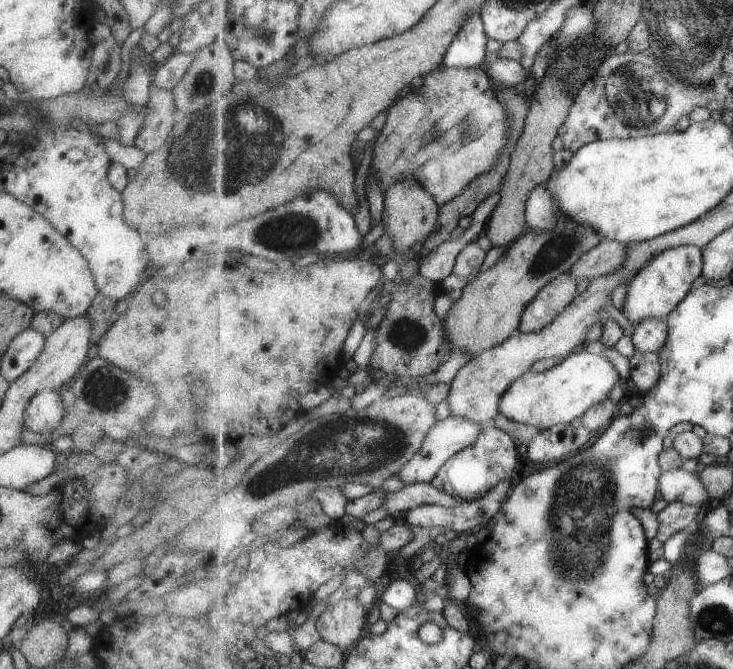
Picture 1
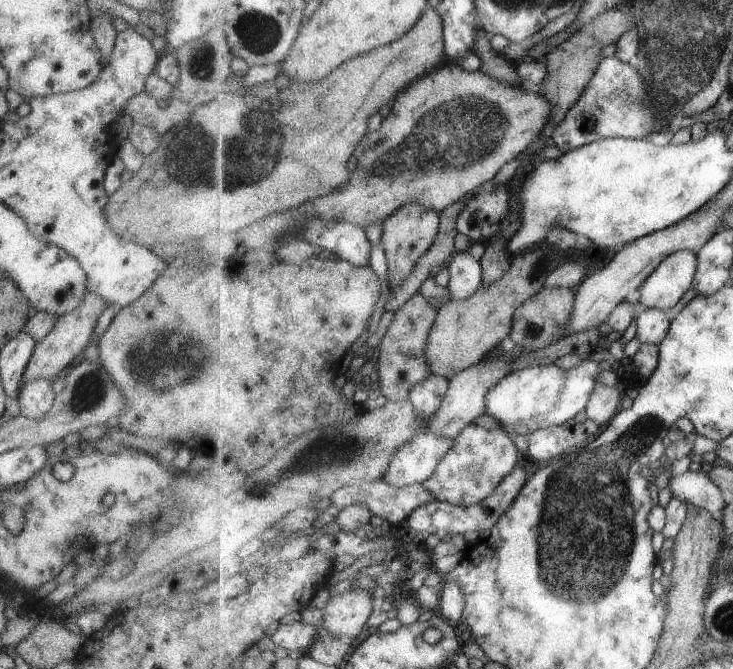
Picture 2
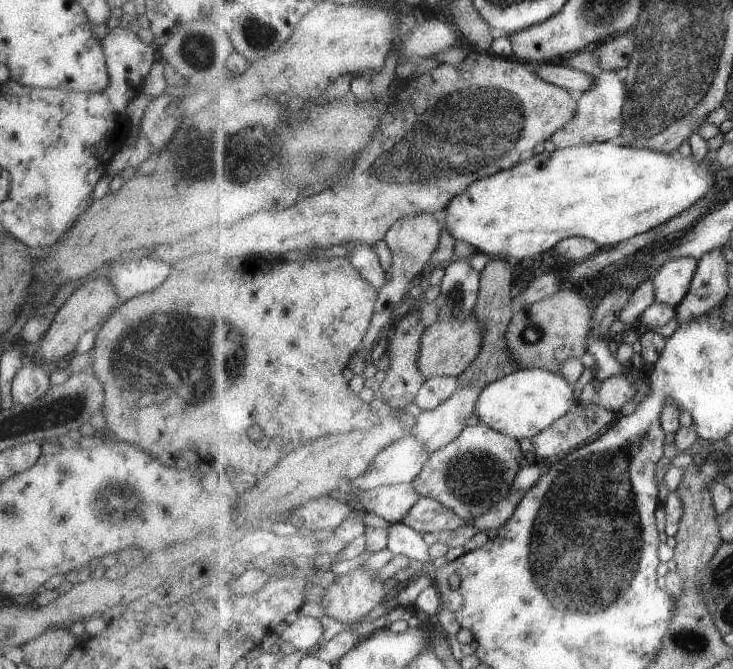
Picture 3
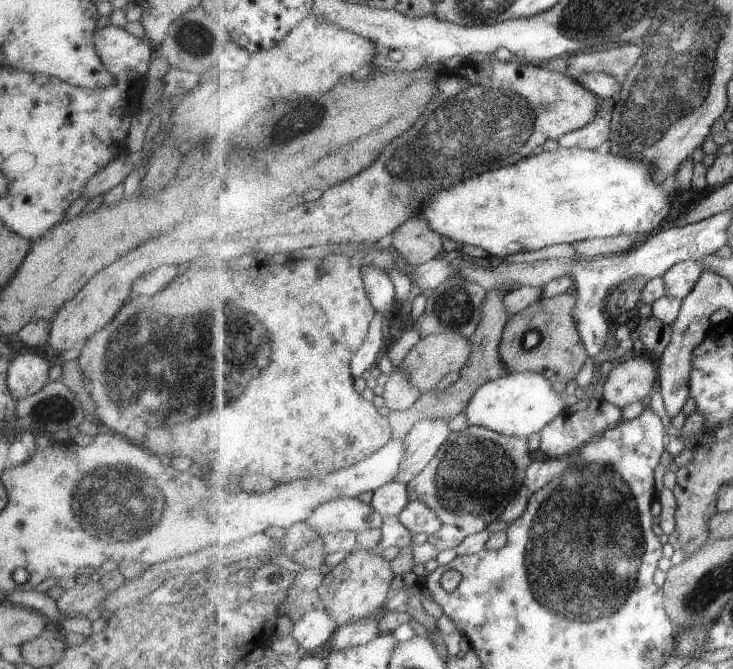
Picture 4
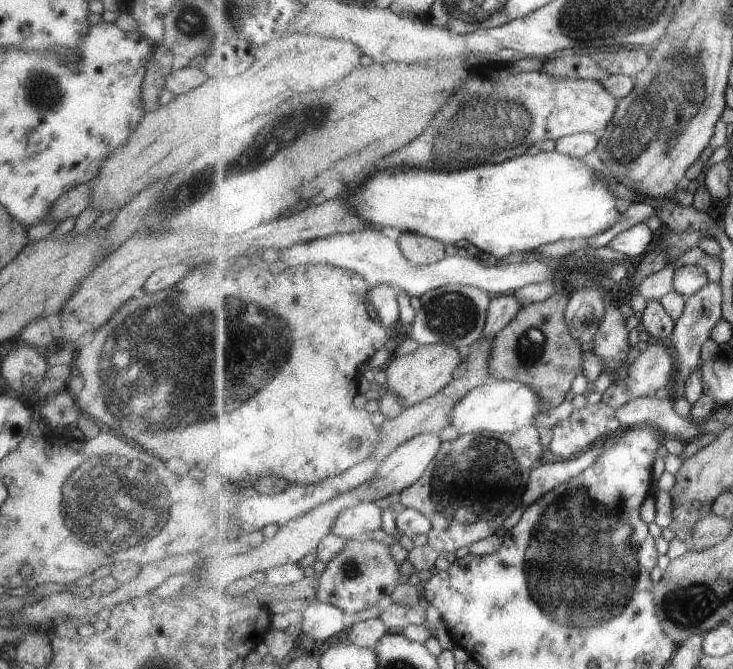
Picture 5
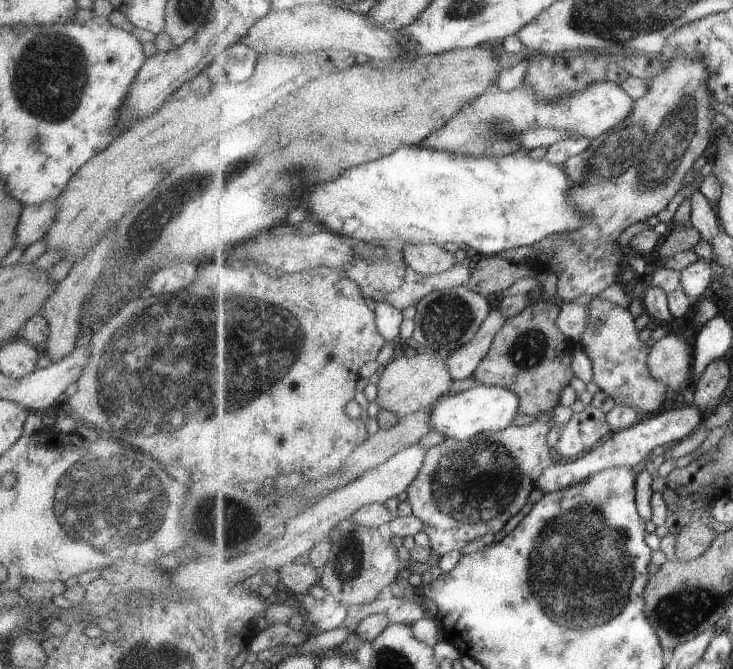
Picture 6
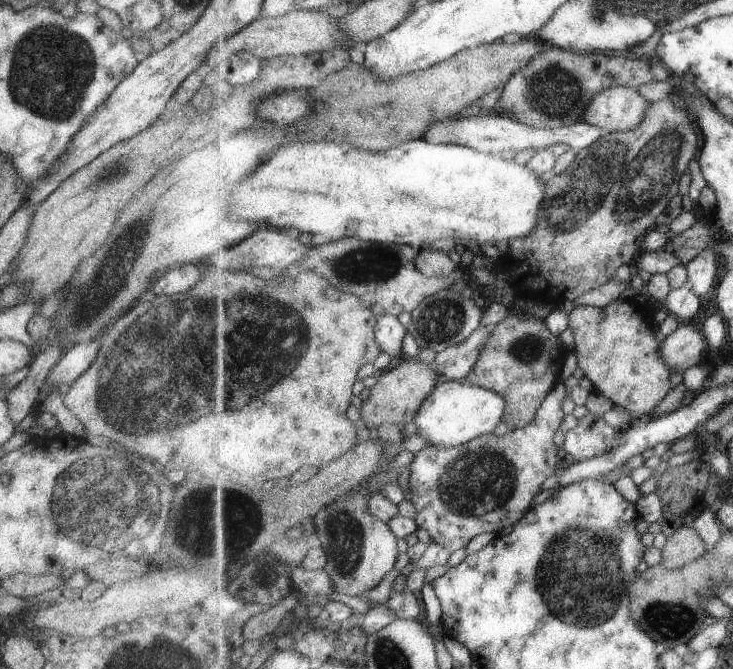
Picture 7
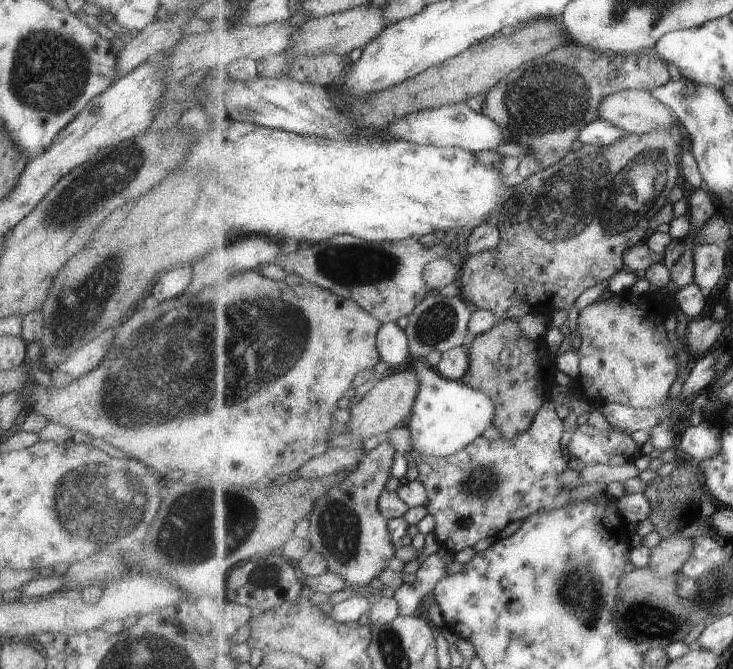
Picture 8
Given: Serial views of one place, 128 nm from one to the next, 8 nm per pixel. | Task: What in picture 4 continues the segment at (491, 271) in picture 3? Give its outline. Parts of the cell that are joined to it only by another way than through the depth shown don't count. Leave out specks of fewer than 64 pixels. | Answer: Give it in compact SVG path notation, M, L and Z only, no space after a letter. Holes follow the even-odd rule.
M499 289L488 291L484 302L483 318L479 323L478 329L470 336L472 353L467 364L460 370L461 378L454 385L442 391L433 389L421 394L418 401L407 410L389 412L388 417L392 426L393 439L404 439L413 430L413 427L423 419L443 419L450 421L464 412L470 398L481 386L509 374L509 370L505 366L500 353L501 339L506 324L511 318L511 314L504 303L506 294Z

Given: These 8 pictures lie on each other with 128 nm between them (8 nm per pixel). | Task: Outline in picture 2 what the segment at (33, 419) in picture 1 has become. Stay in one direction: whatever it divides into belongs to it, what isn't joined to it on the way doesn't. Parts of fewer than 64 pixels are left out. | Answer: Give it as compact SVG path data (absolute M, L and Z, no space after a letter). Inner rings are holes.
M44 378L24 382L16 395L19 412L28 419L36 419L45 414L53 399L54 392L50 380Z

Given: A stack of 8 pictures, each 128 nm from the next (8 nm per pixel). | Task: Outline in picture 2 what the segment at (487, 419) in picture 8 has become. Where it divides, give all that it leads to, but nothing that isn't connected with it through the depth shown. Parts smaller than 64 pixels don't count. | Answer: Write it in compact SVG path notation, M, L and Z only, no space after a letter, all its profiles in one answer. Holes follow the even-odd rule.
M585 359L577 367L564 370L551 365L536 365L526 367L509 373L502 378L486 396L487 414L495 417L501 424L502 429L510 435L521 434L524 437L532 435L536 430L554 427L575 418L581 410L586 409L590 396L594 392L597 383L593 383L595 376L599 374L598 362L590 362Z

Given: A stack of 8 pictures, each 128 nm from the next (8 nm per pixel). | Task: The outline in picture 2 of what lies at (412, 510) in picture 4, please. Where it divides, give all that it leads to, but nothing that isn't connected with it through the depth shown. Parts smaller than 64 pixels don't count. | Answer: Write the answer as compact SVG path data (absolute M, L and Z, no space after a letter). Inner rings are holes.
M515 467L511 471L511 474L508 474L503 482L500 483L496 491L478 505L464 507L448 503L447 501L433 499L412 511L407 523L417 531L420 538L423 532L428 532L428 534L433 533L442 537L445 536L447 532L451 532L451 534L465 534L465 532L469 530L478 531L481 535L485 536L491 532L495 524L499 522L499 519L512 507L515 499L518 498L519 493L528 483L528 480L527 472L525 472L523 468Z

